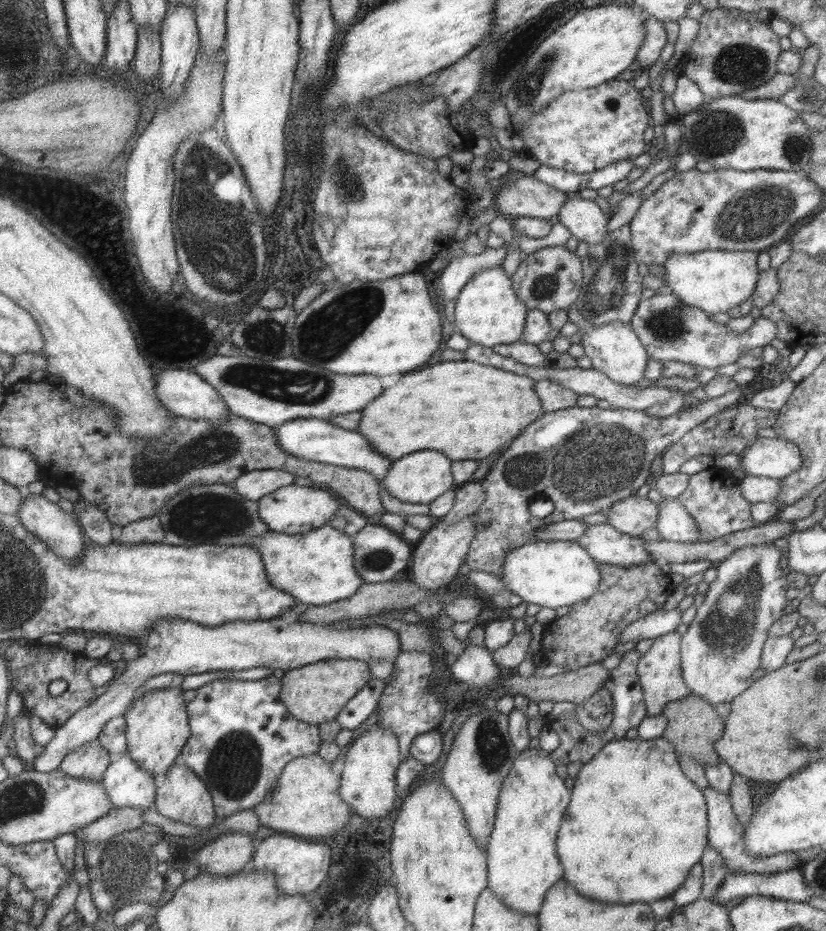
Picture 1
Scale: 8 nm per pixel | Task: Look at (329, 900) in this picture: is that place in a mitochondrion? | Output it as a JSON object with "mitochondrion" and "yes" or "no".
{"mitochondrion":"no"}

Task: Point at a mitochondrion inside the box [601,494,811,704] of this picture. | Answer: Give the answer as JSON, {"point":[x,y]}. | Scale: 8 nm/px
{"point":[728,632]}

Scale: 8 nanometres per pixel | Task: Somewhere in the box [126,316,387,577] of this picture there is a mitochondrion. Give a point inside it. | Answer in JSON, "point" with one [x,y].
{"point":[292,384]}

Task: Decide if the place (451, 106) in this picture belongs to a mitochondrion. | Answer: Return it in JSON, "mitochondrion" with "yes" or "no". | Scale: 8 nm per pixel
{"mitochondrion":"no"}

